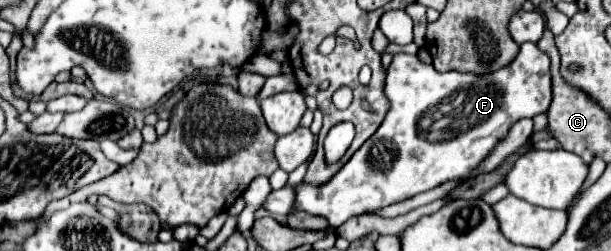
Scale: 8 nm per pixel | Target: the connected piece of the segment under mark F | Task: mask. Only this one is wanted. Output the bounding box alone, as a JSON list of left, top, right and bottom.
[296,43,552,227]

